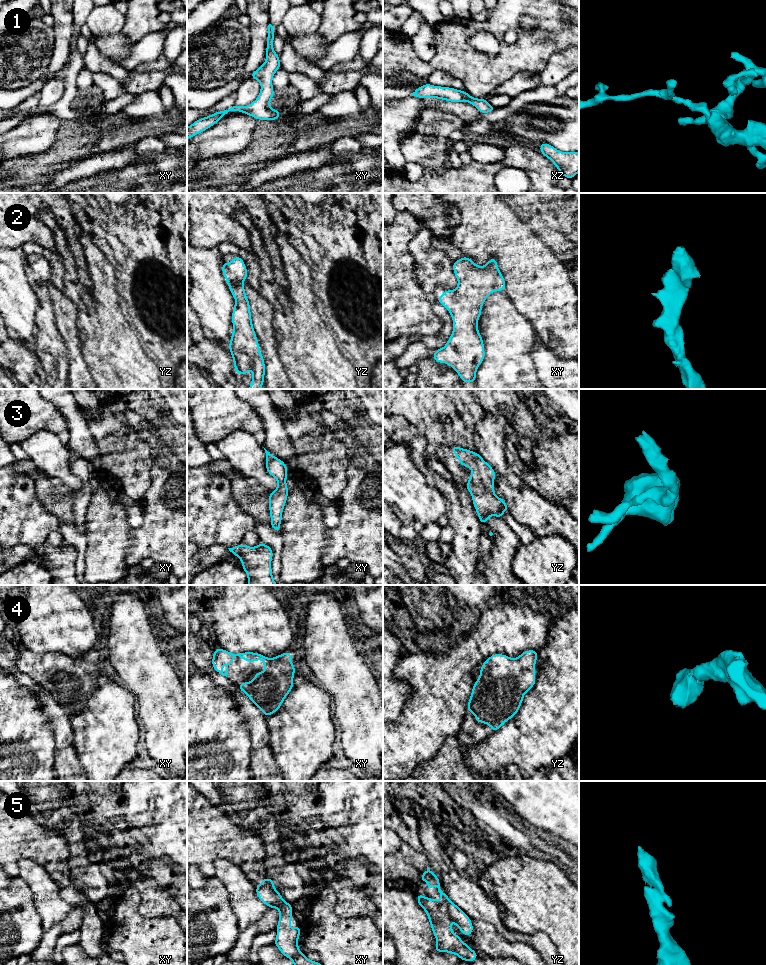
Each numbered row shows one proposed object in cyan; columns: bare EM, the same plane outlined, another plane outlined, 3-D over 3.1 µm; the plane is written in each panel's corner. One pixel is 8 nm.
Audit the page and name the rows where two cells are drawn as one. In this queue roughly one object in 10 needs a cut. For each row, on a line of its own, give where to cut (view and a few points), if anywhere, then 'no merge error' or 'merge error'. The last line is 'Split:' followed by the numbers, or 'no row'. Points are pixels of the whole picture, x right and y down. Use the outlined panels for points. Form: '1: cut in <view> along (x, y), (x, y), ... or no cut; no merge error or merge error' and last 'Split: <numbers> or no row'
1: no cut; no merge error
2: no cut; no merge error
3: no cut; no merge error
4: no cut; no merge error
5: no cut; no merge error
Split: no row

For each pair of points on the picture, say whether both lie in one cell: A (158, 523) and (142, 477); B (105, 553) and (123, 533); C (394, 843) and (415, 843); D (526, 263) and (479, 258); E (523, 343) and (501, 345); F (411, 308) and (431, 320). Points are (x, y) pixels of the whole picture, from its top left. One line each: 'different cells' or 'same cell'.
A: different cells
B: same cell
C: different cells
D: same cell
E: same cell
F: same cell

